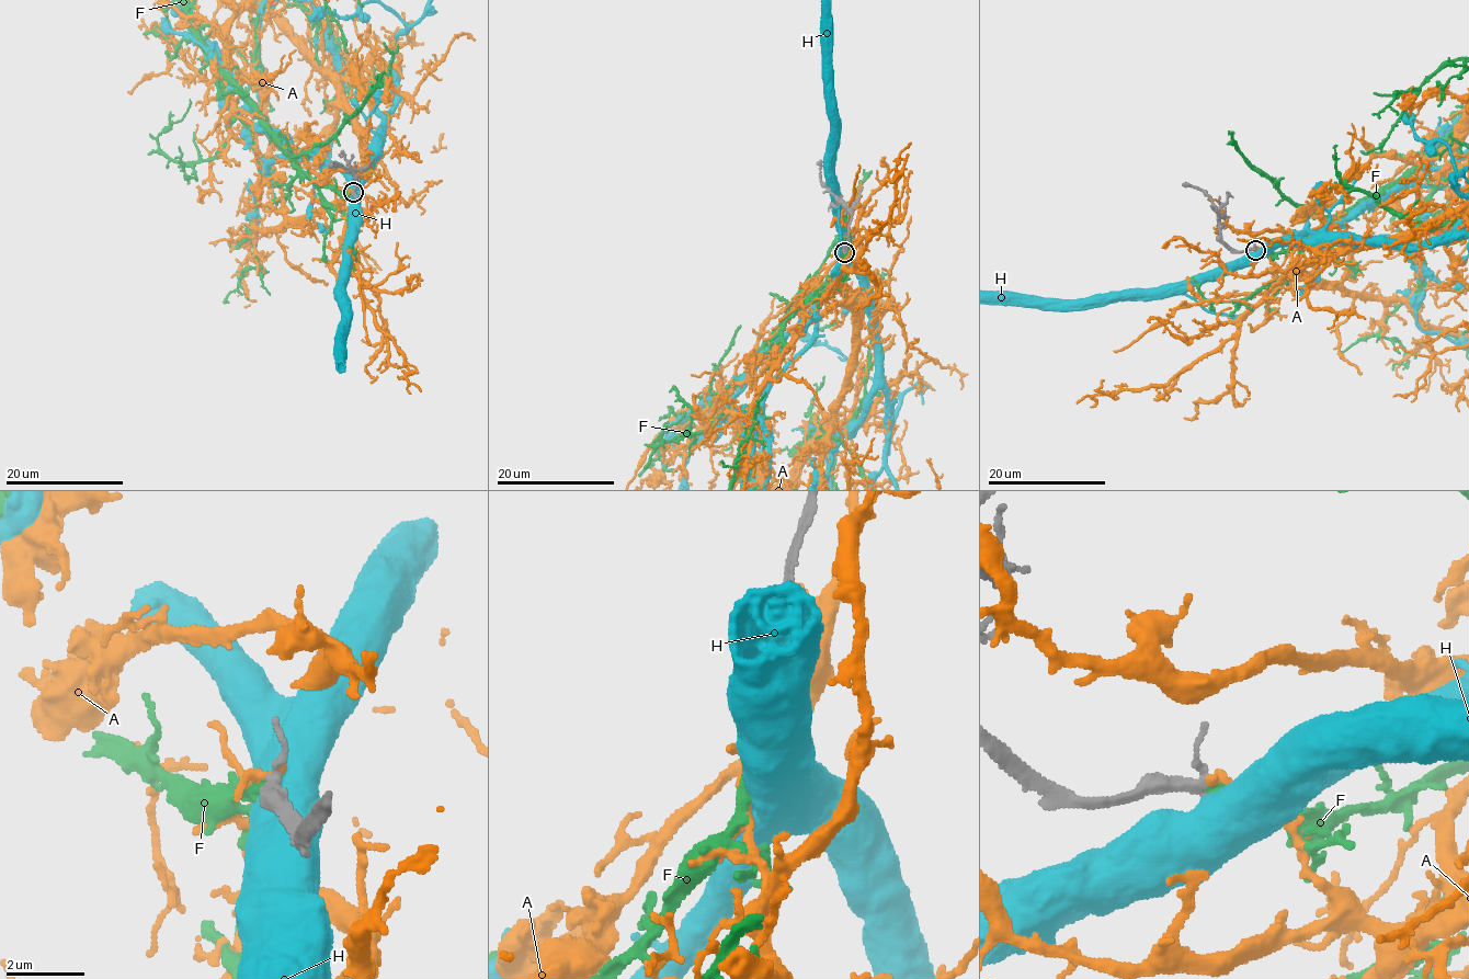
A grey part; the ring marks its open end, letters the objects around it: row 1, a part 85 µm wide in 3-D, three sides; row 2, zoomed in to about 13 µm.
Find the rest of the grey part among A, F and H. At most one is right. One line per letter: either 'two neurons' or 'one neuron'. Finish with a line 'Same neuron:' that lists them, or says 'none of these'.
A: two neurons
F: one neuron
H: two neurons
Same neuron: F

